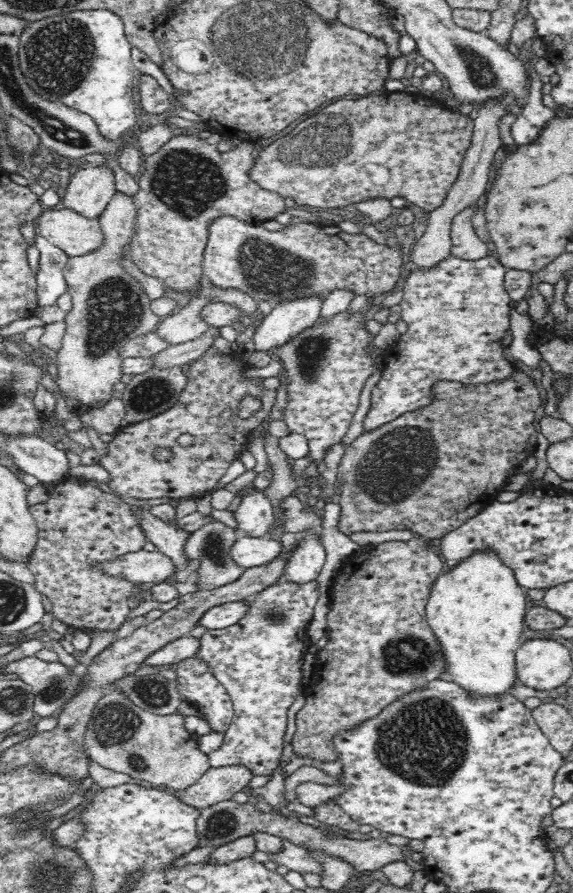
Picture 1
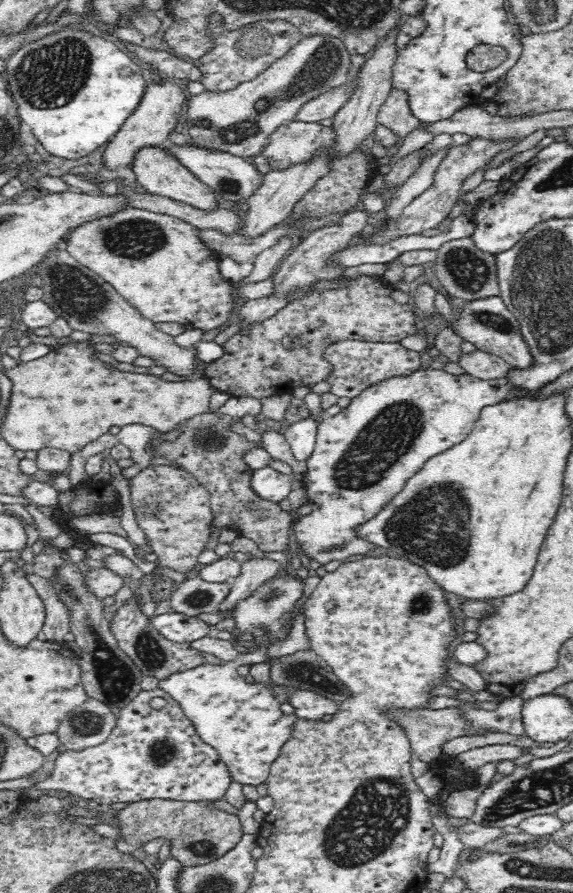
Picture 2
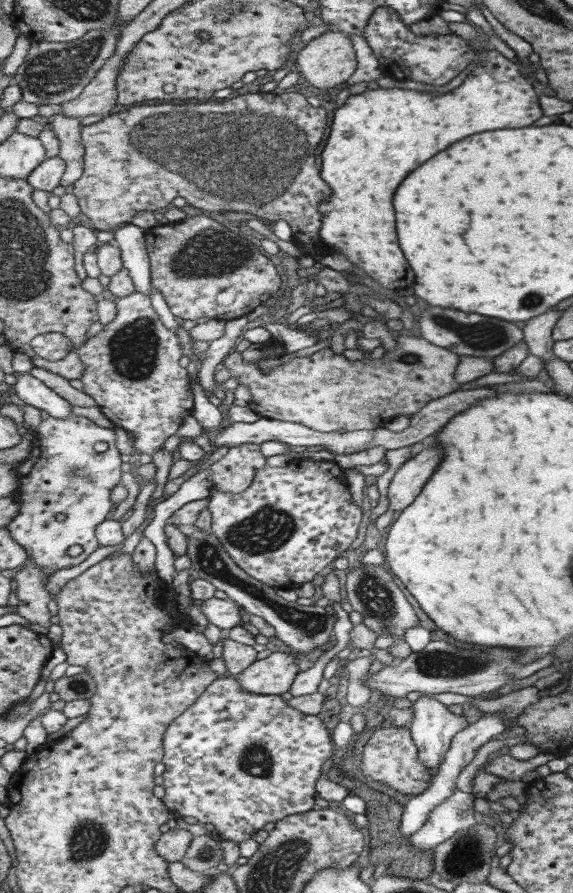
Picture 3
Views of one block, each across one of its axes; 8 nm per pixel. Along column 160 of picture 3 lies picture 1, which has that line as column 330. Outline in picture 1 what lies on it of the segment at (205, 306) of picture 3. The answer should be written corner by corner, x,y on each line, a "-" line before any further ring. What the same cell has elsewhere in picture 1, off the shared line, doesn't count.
218,216
208,228
208,240
203,252
203,275
218,288
235,288
249,294
256,302
266,300
275,306
284,300
304,296
326,298
334,290
351,290
354,294
373,296
401,287
409,267
402,258
400,247
378,244
364,233
348,234
337,224
321,225
300,222
286,225
282,230
270,231
262,225
248,224
232,216

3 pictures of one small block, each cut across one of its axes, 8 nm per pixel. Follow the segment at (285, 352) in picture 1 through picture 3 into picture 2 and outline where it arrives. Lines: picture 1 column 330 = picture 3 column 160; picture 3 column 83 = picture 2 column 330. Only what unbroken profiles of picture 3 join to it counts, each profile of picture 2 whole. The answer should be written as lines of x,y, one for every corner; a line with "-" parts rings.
342,339
330,344
325,350
325,359
330,363
331,370
328,374
328,382
331,384
330,392
339,398
351,398
358,396
368,386
380,383
393,376
409,375
420,369
420,352
408,350
398,343
362,342
361,340

